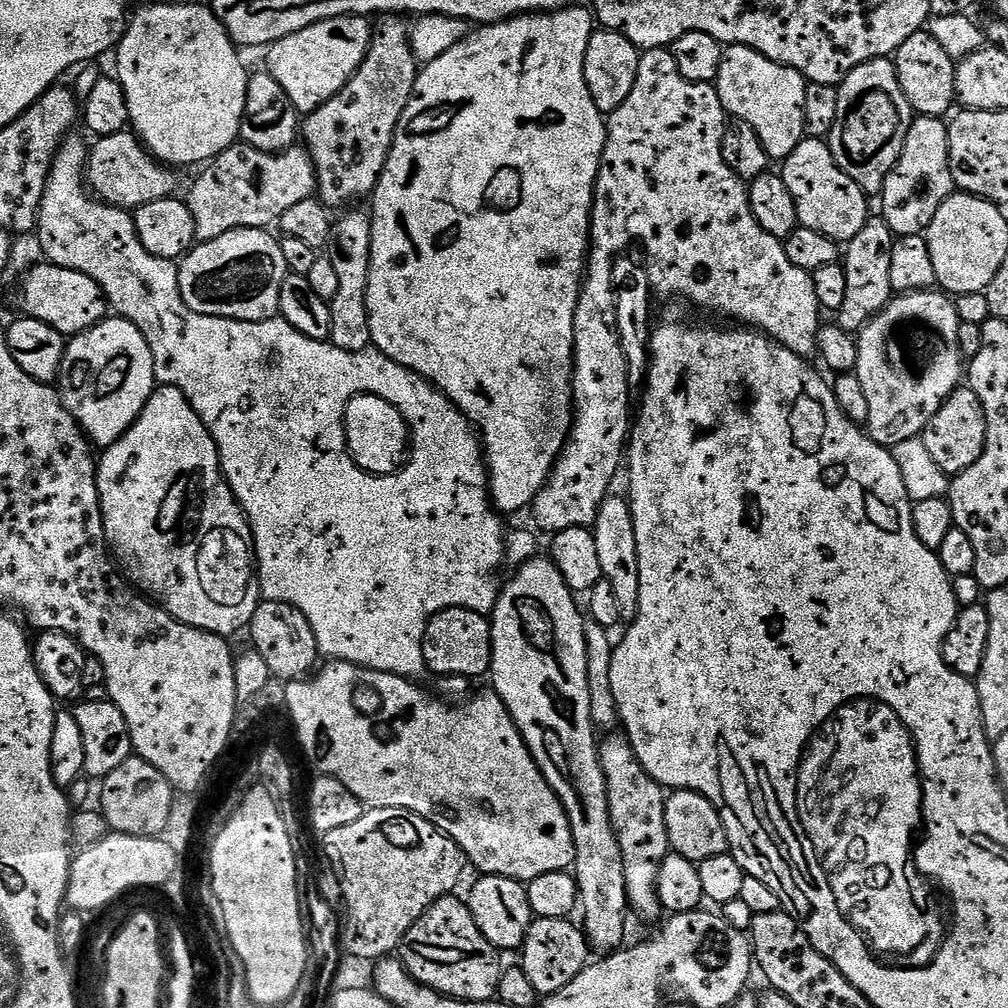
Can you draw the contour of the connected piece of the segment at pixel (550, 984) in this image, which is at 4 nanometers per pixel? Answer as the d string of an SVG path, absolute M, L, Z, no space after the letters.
M536 918L526 934L522 945L522 967L526 978L530 978L530 986L534 986L534 990L541 997L562 990L562 986L569 984L573 978L578 978L581 970L590 963L588 937L584 935L583 927L576 925L575 928L572 922L568 918Z

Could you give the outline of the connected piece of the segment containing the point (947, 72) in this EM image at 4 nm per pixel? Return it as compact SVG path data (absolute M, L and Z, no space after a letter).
M921 30L910 34L910 38L906 38L906 42L902 42L902 46L898 46L894 53L894 63L898 74L898 86L902 86L902 94L906 94L906 102L910 102L916 116L944 118L953 111L952 104L957 103L957 61L952 60L950 54L946 54L946 50L942 50L940 43L928 31Z

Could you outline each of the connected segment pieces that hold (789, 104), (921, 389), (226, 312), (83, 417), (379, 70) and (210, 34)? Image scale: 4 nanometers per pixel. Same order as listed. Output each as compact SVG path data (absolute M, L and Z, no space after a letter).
M734 44L725 47L724 61L714 83L725 113L746 122L746 126L754 126L754 134L758 134L773 161L783 162L805 139L804 115L809 81L798 70L774 62L752 48Z
M929 290L897 295L867 326L860 329L854 375L866 394L869 406L866 431L874 443L883 444L891 450L898 442L917 439L928 425L928 420L934 418L950 394L961 387L960 326L955 303L943 291Z
M239 228L230 230L230 234L222 234L222 238L197 243L178 264L182 302L186 302L190 310L203 316L217 316L242 322L277 319L280 316L282 282L290 273L286 266L286 258L282 258L280 240L272 237L272 234L263 228Z
M105 318L89 332L73 336L67 341L58 377L60 401L93 445L107 446L123 436L138 414L142 414L146 402L157 387L154 354L150 354L150 346L146 346L146 338L142 338L142 330L138 330L134 322L123 318Z
M384 18L379 25L375 25L372 41L368 43L368 53L366 58L358 66L358 70L350 78L348 83L343 90L338 93L334 98L330 98L325 104L323 104L318 110L307 113L302 120L302 144L306 149L308 157L312 159L312 165L316 171L316 187L318 189L319 199L323 200L325 204L329 206L335 206L335 204L348 204L351 200L360 200L363 198L371 197L372 193L376 190L376 184L380 180L382 170L386 166L388 161L388 155L392 149L392 143L396 137L396 131L398 130L398 122L402 118L402 114L406 110L406 106L412 100L412 91L416 85L416 78L418 75L418 61L415 54L412 52L412 42L409 36L409 25L404 25L400 18Z
M207 3L148 4L131 13L124 36L114 49L114 76L126 94L131 131L161 164L204 166L240 140L250 72L244 69L239 54L224 23Z

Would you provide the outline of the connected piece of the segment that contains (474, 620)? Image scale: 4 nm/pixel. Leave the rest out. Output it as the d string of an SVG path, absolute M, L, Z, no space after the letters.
M452 607L440 611L427 624L420 647L421 663L438 678L466 677L478 680L491 671L493 638L491 621L481 612Z

